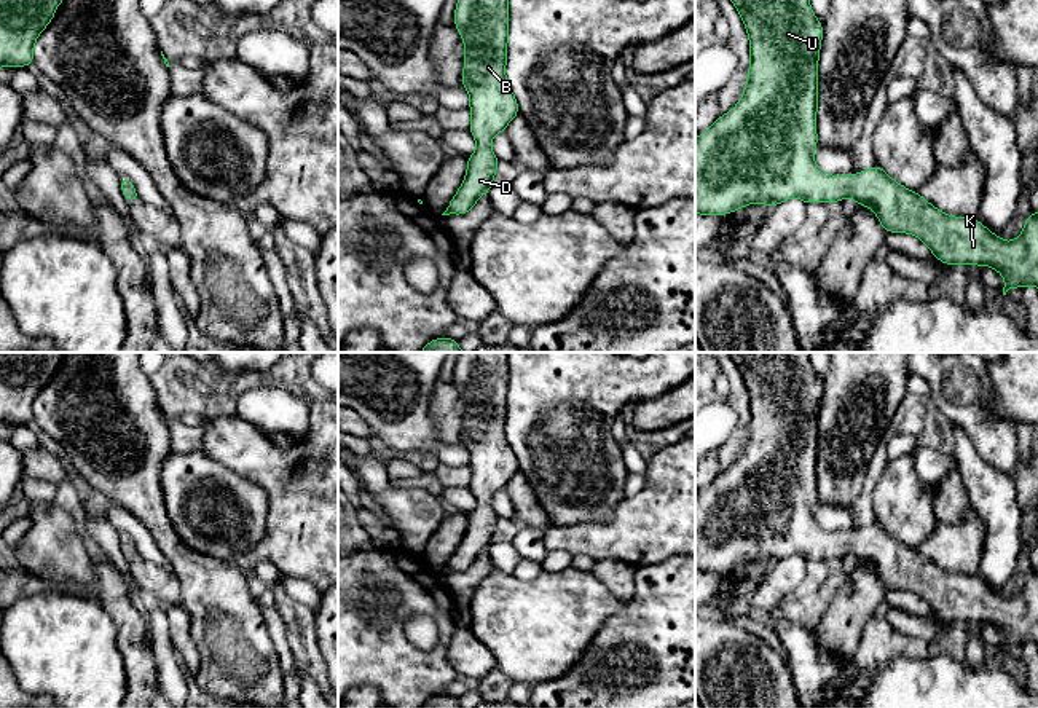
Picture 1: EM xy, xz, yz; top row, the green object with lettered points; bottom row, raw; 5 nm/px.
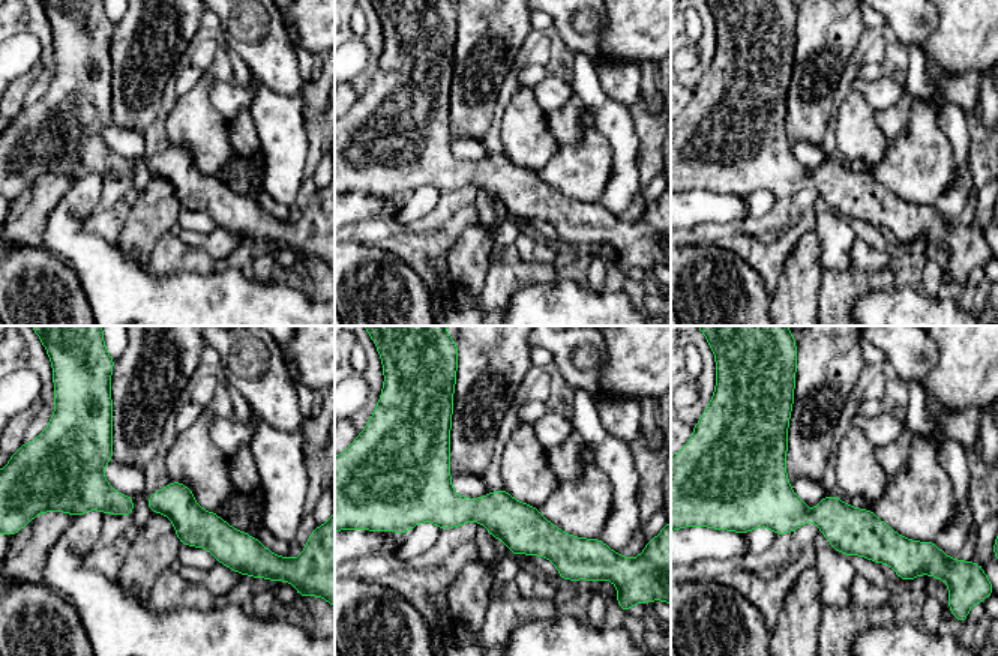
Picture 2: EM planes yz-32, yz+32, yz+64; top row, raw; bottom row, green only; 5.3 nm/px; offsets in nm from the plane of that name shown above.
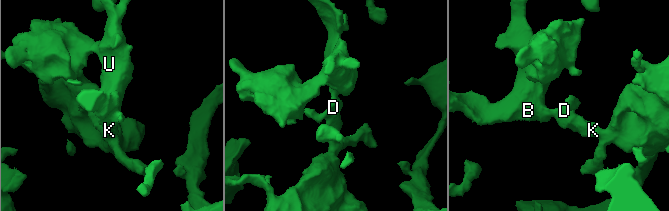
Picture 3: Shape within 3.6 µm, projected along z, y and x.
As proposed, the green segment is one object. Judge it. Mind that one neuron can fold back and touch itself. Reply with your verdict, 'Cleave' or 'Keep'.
Keep

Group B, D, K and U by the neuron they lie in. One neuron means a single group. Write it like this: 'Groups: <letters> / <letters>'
Groups: B D K U

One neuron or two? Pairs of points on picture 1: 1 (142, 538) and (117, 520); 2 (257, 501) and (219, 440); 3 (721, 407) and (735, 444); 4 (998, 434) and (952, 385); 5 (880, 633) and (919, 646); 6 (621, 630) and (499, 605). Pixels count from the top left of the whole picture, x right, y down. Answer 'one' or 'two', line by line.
1: one
2: two
3: two
4: one
5: one
6: two

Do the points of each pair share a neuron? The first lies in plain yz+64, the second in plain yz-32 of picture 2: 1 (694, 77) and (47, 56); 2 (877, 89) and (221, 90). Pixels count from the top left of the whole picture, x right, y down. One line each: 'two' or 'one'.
1: one
2: one

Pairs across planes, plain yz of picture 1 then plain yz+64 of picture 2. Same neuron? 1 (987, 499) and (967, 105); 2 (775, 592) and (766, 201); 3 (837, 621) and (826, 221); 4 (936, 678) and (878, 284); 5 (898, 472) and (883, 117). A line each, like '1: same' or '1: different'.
1: different
2: same
3: different
4: different
5: different

